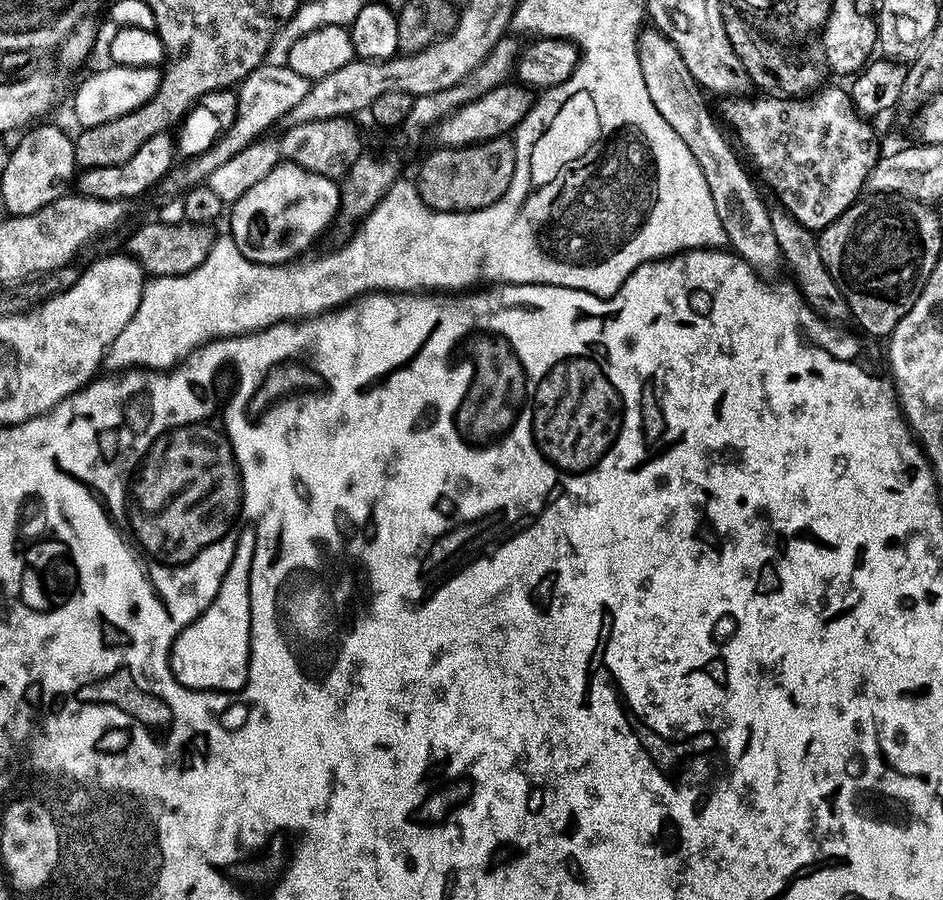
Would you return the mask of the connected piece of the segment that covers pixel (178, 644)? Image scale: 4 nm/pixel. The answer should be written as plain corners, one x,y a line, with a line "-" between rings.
244,526
240,537
237,540
235,537
230,559
223,569
220,585
210,606
206,606
206,610
198,619
187,624
176,635
176,641
172,643
170,649
170,667
172,677
182,686
195,688
201,692
238,692
248,683
248,650
252,646
252,563
255,545
255,527

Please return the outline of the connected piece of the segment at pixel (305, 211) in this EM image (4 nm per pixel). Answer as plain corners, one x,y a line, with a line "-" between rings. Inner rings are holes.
281,162
266,174
266,178
261,178
255,186
250,186
242,198
238,198
236,203
231,205
232,229
230,235
232,241
238,246
238,250
248,260
256,264
275,264
277,266
287,265
295,261
328,227
332,224
332,219
337,219
340,210
341,185
331,176
314,174
297,164

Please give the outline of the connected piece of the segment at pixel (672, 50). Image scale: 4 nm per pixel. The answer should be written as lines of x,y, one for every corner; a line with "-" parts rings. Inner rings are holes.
646,28
637,35
637,50
642,78
650,93
650,100
657,107
658,114
665,118
702,167
714,208
727,234
729,247
755,268
761,277
772,277
776,270
775,265
781,263
782,257
778,242
775,241
774,230
771,229
771,209
764,204
757,186
748,174
749,169
742,166
741,157
738,154
736,156
718,128
719,121
715,113
712,114
702,87
688,71
673,42
657,29

